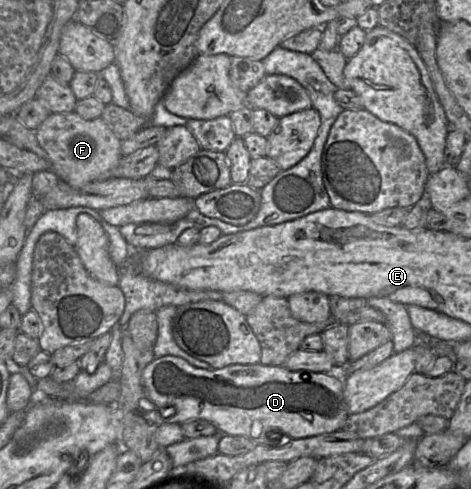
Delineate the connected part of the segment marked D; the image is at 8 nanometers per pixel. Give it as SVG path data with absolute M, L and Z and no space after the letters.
M167 355L155 358L145 367L142 381L146 398L154 403L154 410L143 413L143 417L149 423L159 427L167 423L181 425L203 419L212 423L220 434L245 437L255 446L286 443L292 439L342 430L350 416L343 395L344 382L337 372L291 371L284 366L267 366L260 363L235 364L220 369L204 370L190 365L180 357Z

